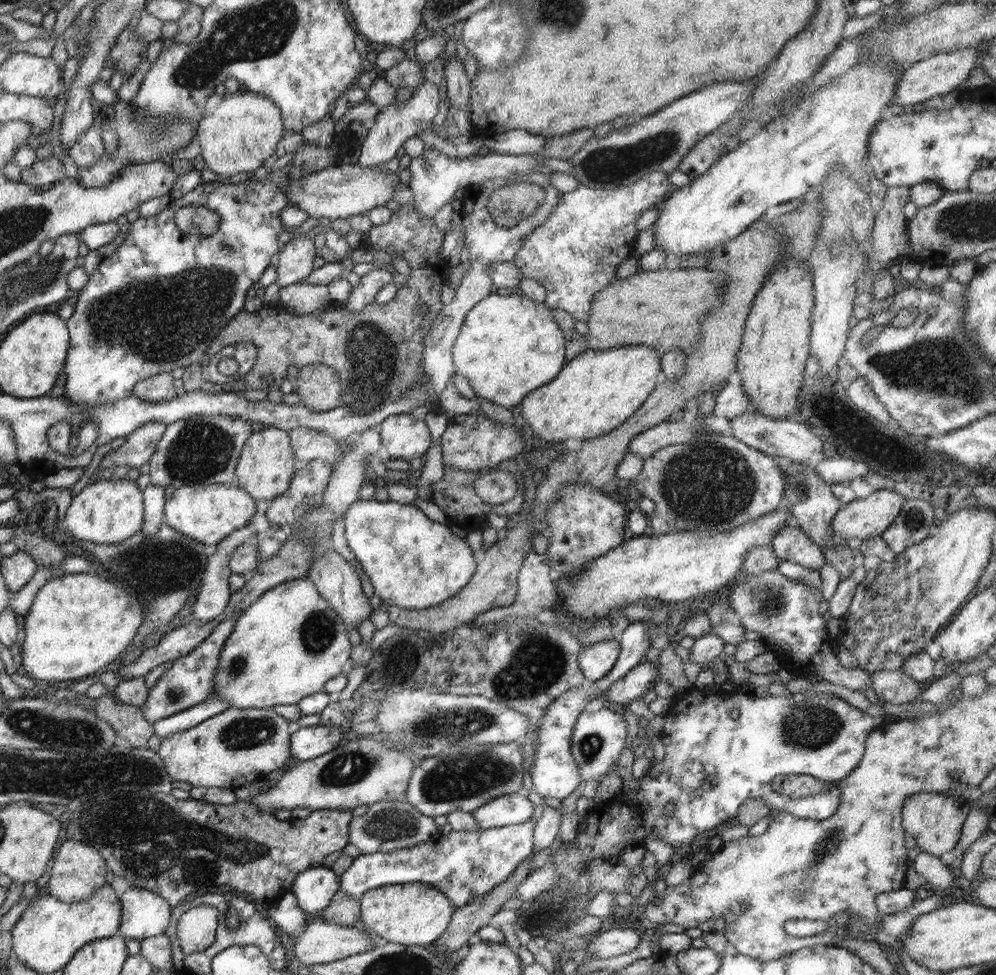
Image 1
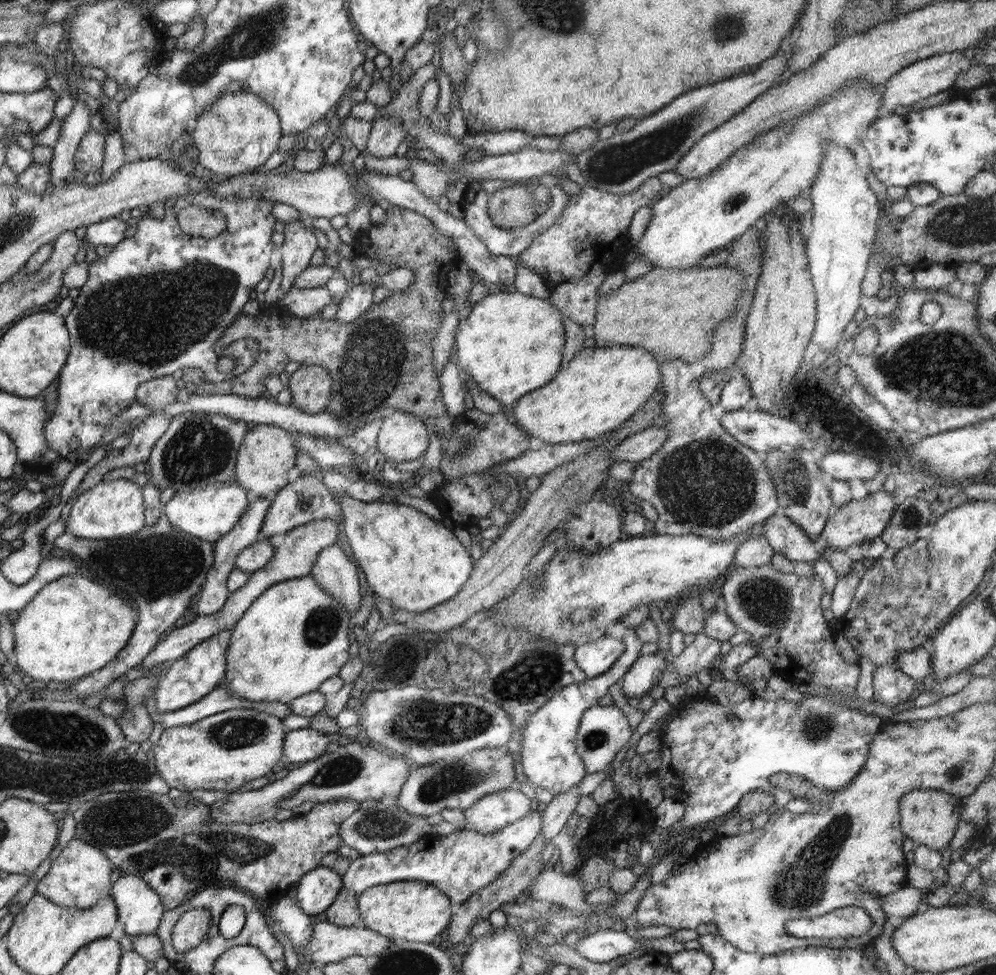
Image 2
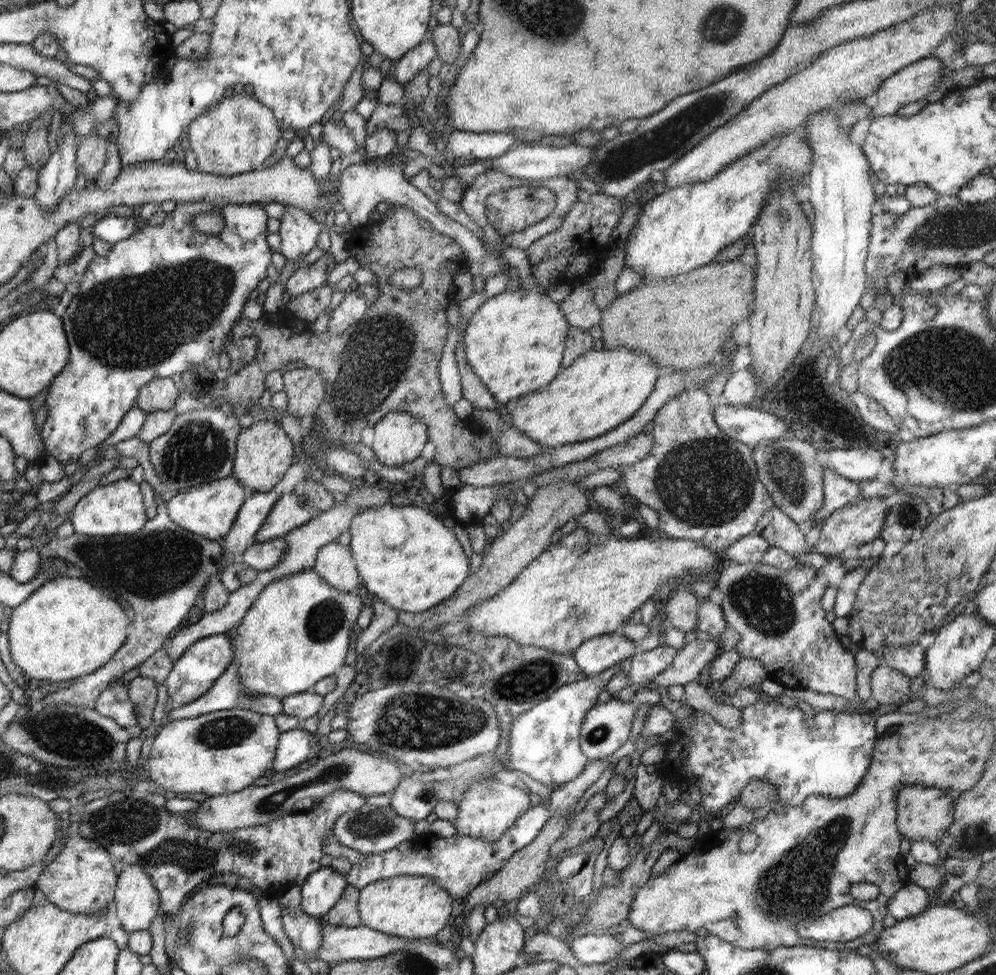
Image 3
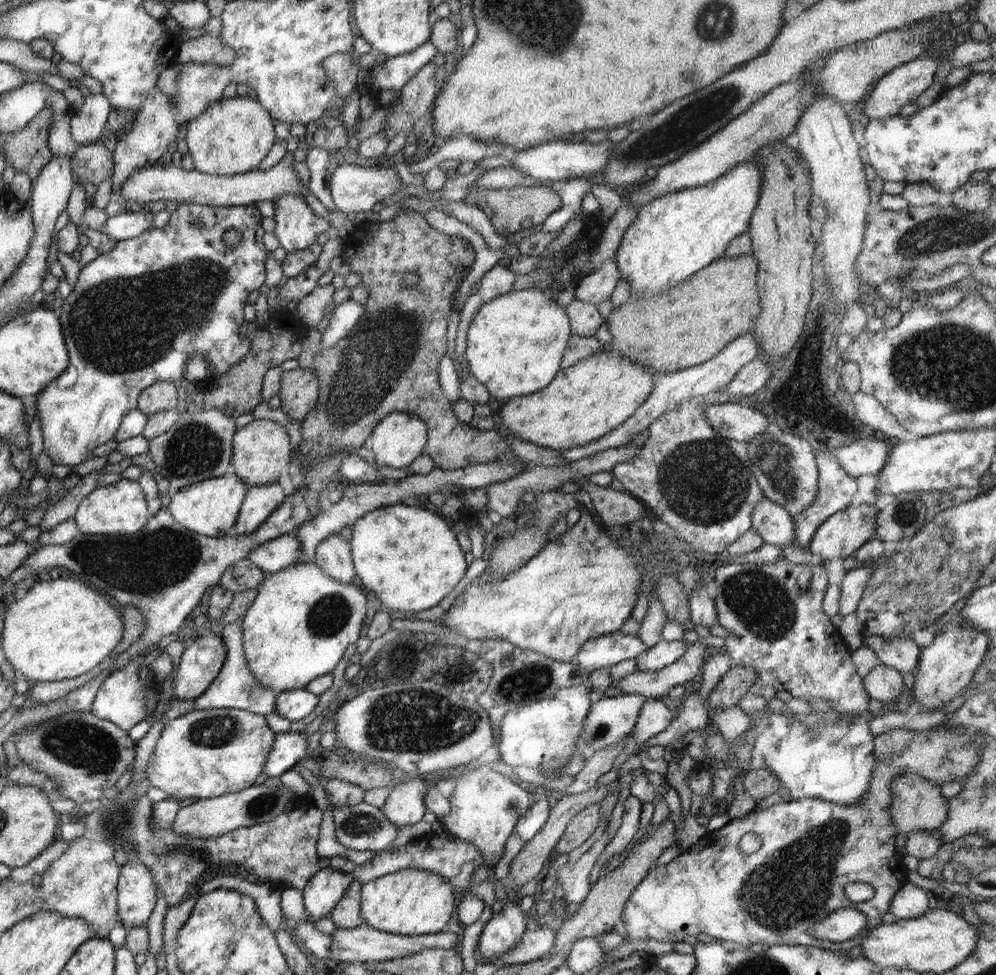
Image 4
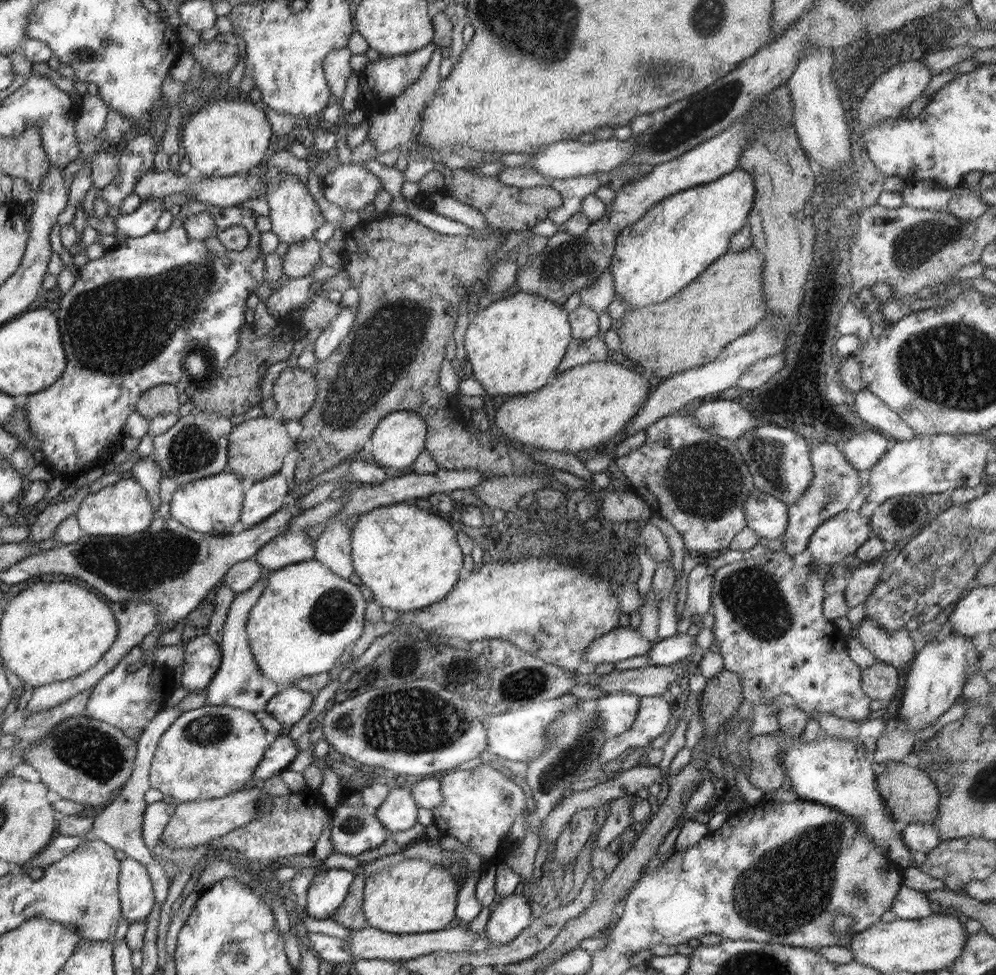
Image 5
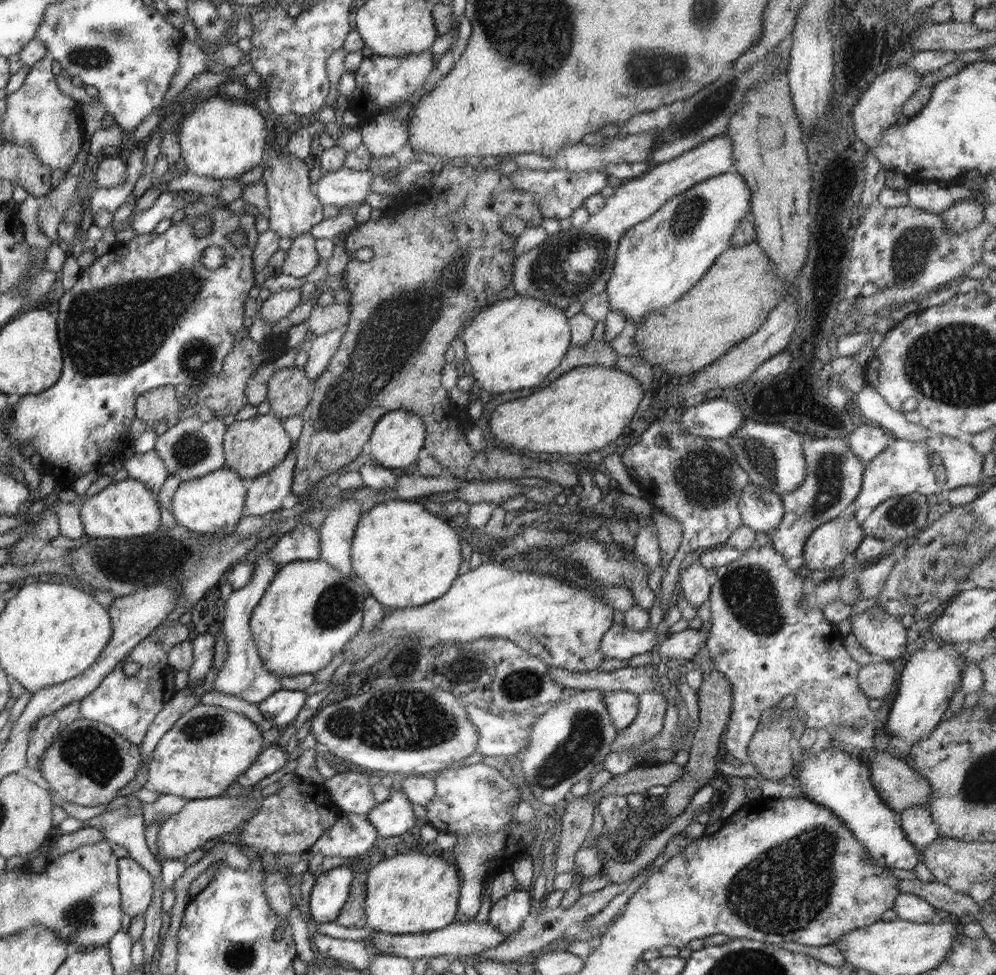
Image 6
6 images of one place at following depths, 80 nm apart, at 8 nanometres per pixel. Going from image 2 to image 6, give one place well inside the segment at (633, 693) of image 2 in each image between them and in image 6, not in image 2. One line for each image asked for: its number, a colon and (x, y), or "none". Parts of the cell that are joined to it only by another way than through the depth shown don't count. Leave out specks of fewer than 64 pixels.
3: (644, 667)
4: (665, 653)
5: (672, 650)
6: (685, 645)

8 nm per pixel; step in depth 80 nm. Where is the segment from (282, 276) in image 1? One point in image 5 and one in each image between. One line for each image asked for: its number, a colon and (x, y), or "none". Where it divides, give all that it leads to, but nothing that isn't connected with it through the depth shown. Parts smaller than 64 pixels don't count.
2: (296, 253)
3: (298, 231)
4: (296, 227)
5: (295, 215)

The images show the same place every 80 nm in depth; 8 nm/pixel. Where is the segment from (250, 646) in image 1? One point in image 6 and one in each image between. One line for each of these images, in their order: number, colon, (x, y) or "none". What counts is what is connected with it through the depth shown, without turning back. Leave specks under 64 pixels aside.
2: (295, 636)
3: (298, 631)
4: (302, 620)
5: (307, 615)
6: (310, 611)

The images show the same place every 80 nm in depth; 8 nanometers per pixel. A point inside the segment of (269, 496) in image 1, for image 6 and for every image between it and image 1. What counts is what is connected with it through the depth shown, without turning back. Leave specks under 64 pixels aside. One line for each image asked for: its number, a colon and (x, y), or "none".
2: (267, 453)
3: (264, 452)
4: (260, 448)
5: (257, 447)
6: (253, 447)

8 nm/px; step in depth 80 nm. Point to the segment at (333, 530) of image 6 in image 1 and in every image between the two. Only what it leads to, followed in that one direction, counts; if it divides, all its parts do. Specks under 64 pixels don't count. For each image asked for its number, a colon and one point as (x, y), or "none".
1: (338, 581)
2: (335, 572)
3: (334, 562)
4: (334, 555)
5: (333, 547)

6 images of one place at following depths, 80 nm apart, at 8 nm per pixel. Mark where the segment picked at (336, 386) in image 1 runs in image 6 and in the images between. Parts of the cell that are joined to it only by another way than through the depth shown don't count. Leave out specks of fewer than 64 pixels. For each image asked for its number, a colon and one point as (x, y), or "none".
2: (310, 386)
3: (305, 387)
4: (299, 392)
5: (294, 390)
6: (289, 390)

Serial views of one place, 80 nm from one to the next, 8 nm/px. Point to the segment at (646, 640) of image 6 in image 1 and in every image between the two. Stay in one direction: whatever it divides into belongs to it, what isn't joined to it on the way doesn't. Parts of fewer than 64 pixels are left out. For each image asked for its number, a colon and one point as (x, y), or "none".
1: (595, 661)
2: (594, 658)
3: (595, 656)
4: (602, 652)
5: (624, 642)

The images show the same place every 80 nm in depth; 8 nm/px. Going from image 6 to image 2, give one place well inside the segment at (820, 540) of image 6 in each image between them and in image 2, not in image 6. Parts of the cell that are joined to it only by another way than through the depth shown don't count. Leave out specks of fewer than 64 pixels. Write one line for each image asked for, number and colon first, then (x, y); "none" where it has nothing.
2: (858, 521)
3: (853, 525)
4: (841, 535)
5: (841, 535)

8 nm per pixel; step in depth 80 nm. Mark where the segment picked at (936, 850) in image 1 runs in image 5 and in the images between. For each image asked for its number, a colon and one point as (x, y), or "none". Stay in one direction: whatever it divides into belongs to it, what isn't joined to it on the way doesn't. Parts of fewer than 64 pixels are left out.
2: (928, 817)
3: (923, 813)
4: (917, 804)
5: (909, 794)

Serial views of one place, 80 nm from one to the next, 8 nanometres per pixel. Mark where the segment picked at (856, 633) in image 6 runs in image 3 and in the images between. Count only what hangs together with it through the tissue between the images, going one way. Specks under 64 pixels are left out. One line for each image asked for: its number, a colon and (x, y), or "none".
3: (909, 660)
4: (902, 654)
5: (896, 648)

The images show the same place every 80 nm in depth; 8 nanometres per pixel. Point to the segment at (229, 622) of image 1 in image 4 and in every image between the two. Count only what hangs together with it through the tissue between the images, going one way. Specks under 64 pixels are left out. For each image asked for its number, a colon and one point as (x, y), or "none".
2: (190, 678)
3: (198, 669)
4: (200, 663)

